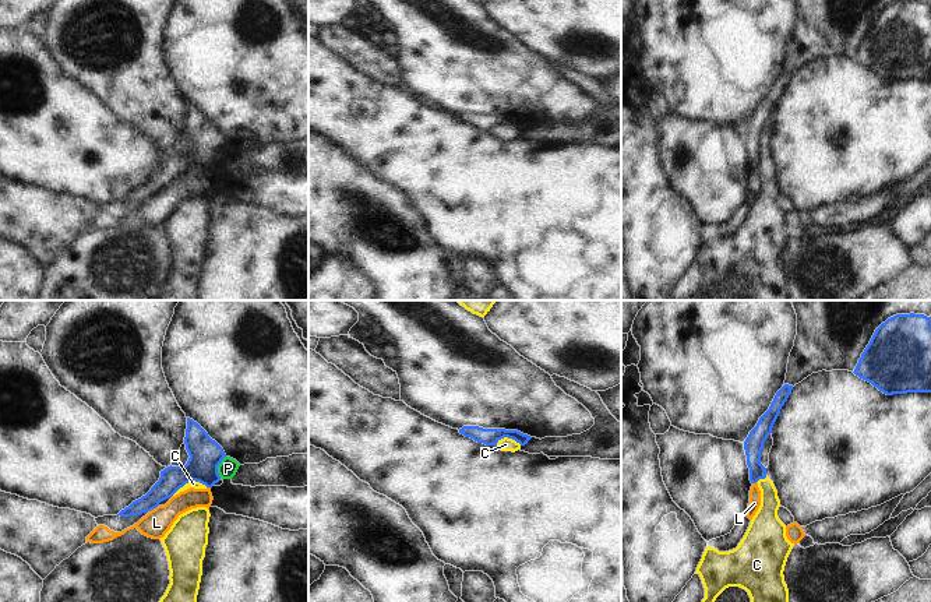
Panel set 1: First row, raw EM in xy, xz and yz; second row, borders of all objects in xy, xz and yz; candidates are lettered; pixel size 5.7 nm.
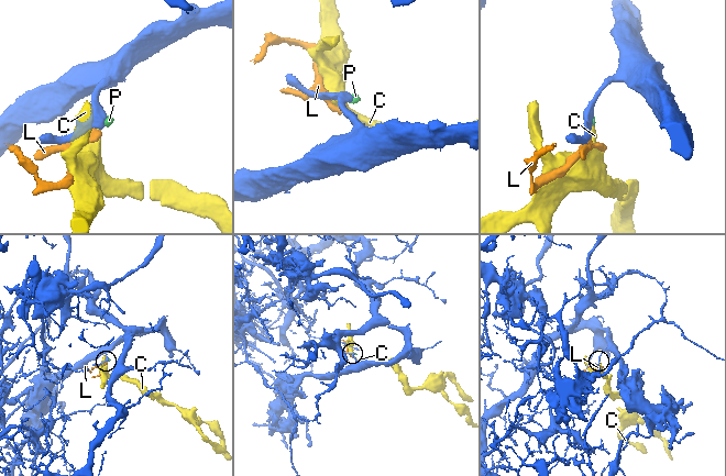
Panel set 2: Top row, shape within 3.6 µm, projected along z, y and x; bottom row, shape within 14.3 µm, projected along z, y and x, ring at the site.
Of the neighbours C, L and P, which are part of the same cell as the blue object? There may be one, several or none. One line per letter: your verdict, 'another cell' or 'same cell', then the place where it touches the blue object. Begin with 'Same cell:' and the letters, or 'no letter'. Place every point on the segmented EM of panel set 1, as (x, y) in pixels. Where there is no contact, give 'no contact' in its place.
Same cell: no letter
C: another cell; contact xy (189, 481)
L: another cell; contact xy (154, 507)
P: another cell; contact xy (217, 467)

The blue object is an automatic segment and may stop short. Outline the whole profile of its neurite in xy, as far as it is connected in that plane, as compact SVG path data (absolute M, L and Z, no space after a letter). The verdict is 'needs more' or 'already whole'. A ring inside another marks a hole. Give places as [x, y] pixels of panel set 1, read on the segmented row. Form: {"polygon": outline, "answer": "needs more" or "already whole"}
{"polygon": "M187 418L184 444L190 455L187 464L184 467L170 465L161 471L161 478L151 490L117 515L131 517L151 511L191 480L200 482L207 487L212 487L221 480L218 465L226 454L207 432L190 418Z", "answer": "already whole"}

